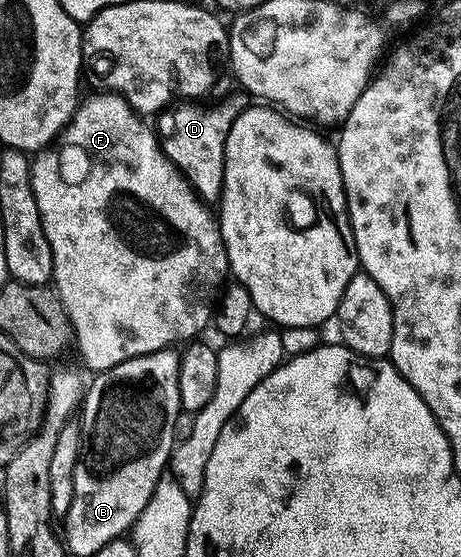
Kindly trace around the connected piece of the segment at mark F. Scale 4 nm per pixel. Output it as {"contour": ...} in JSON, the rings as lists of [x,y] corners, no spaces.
{"contour":[[[105,94],[90,95],[87,99],[85,96],[66,128],[59,132],[57,139],[49,147],[43,147],[33,156],[30,165],[32,193],[36,197],[36,209],[40,209],[38,223],[44,225],[44,237],[48,237],[48,247],[52,249],[52,287],[57,291],[58,300],[70,319],[72,339],[76,347],[78,343],[78,355],[90,373],[107,371],[132,357],[164,351],[178,345],[174,343],[185,344],[187,341],[197,340],[201,336],[198,334],[206,326],[211,326],[216,300],[227,282],[230,270],[215,212],[202,202],[202,196],[194,191],[192,184],[184,178],[180,169],[176,169],[176,165],[172,165],[172,161],[158,146],[155,128],[146,124],[149,122],[131,107],[123,95]]]}

